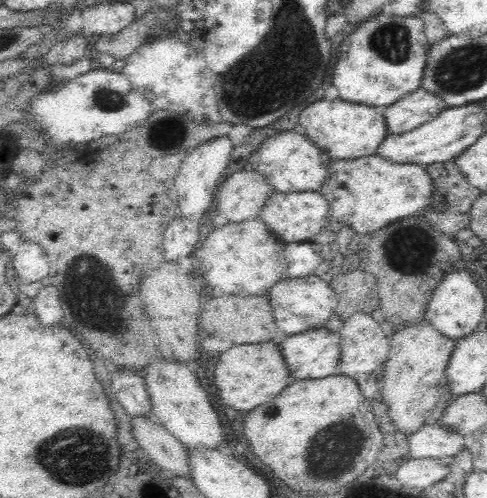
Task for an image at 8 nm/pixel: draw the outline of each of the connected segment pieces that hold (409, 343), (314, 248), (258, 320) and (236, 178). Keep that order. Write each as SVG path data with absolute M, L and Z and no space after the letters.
M425 319L404 324L388 336L389 357L378 373L380 392L390 408L386 419L407 437L425 425L437 424L449 401L456 397L450 393L446 378L448 360L456 343L457 340L440 334Z
M306 240L301 243L290 243L286 245L285 257L288 276L292 278L300 278L312 275L313 271L323 261L320 257L320 243Z
M224 294L216 300L208 300L208 304L198 315L199 326L202 326L210 336L220 338L220 340L232 340L234 344L266 342L266 340L274 340L278 334L278 326L274 324L270 302L264 296L240 298L240 296L226 296Z
M243 168L222 181L212 212L232 223L256 218L271 191L272 185L264 175Z

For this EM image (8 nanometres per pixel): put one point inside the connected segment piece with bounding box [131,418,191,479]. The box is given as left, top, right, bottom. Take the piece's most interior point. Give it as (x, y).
(168, 453)

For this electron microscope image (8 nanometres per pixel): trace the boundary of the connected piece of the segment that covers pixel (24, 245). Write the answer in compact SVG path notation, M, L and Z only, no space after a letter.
M22 241L18 251L9 262L23 287L42 282L49 276L49 260L47 254L36 242Z

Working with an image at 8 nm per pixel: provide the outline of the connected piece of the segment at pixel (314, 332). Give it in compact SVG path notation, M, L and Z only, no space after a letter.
M327 326L287 335L282 354L296 379L321 379L338 373L340 362L339 330Z

